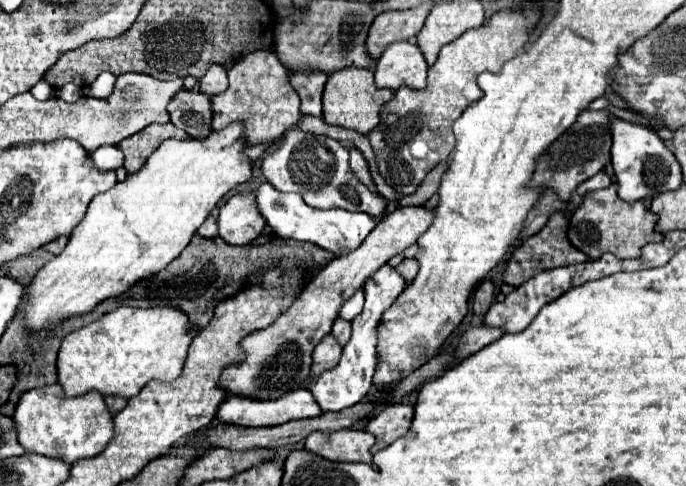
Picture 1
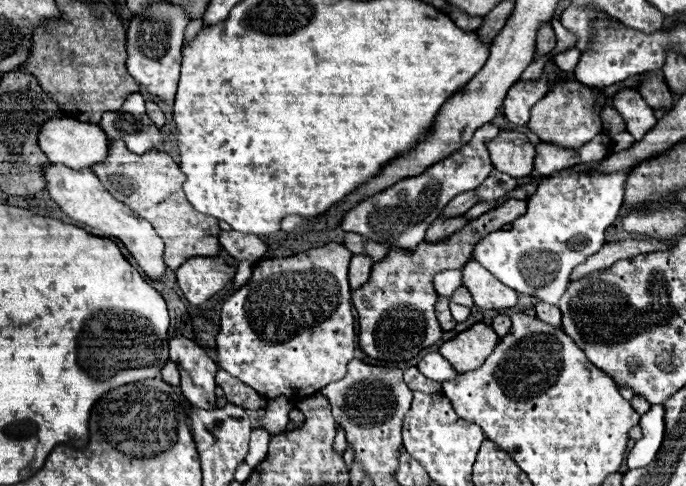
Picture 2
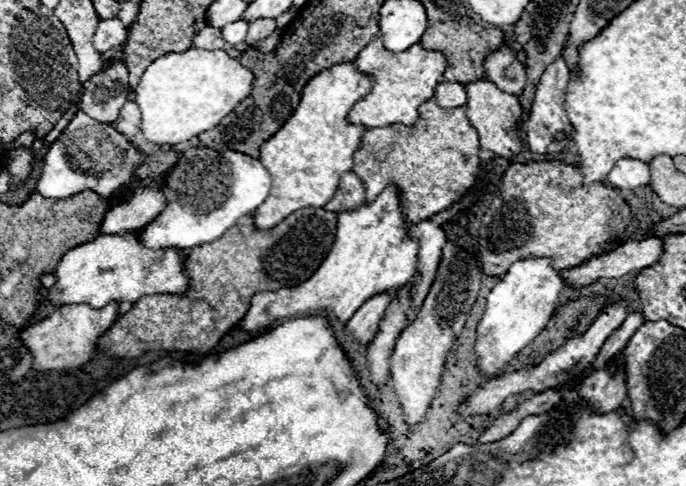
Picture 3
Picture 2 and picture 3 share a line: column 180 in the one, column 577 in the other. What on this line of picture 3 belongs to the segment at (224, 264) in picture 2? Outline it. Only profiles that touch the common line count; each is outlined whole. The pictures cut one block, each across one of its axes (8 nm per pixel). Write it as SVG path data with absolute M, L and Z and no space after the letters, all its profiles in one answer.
M646 238L640 242L628 242L606 254L596 254L574 268L560 270L560 274L568 286L572 286L574 290L582 290L598 278L622 278L630 272L648 268L658 262L660 254L662 240Z

